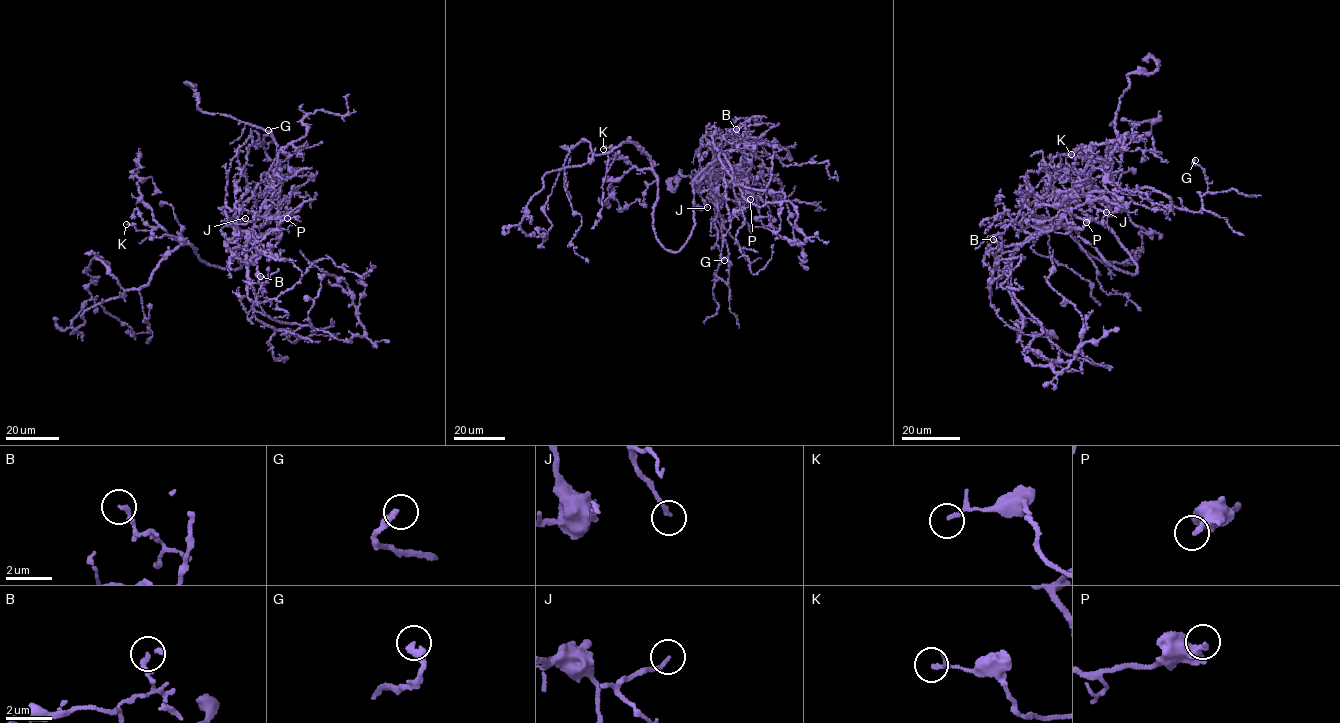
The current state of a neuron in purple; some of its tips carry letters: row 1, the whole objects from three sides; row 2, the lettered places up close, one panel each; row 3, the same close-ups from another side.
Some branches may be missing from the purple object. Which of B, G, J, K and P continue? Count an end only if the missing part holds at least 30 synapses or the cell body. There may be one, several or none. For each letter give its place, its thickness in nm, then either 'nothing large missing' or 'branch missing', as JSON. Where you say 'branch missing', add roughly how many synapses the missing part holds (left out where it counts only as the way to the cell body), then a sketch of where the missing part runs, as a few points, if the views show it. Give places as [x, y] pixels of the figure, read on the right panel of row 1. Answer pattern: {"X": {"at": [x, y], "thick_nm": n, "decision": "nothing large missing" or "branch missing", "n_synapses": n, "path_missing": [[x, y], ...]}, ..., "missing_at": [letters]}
{"B": {"at": [993, 239], "thick_nm": 190, "decision": "nothing large missing"}, "G": {"at": [1195, 160], "thick_nm": 340, "decision": "nothing large missing"}, "J": {"at": [1106, 212], "thick_nm": 170, "decision": "nothing large missing"}, "K": {"at": [1071, 154], "thick_nm": 110, "decision": "nothing large missing"}, "P": {"at": [1086, 222], "thick_nm": 260, "decision": "nothing large missing"}, "missing_at": []}

